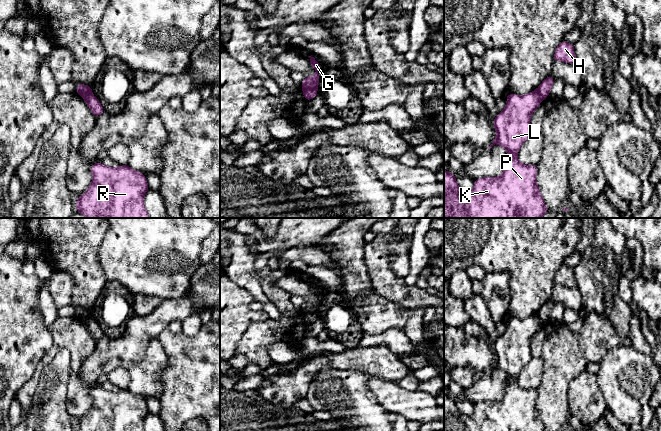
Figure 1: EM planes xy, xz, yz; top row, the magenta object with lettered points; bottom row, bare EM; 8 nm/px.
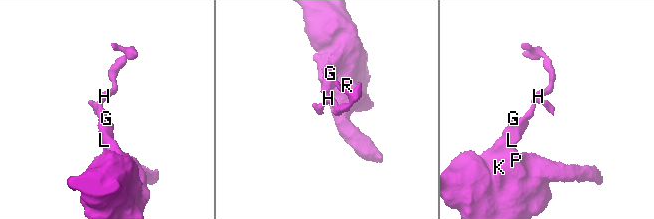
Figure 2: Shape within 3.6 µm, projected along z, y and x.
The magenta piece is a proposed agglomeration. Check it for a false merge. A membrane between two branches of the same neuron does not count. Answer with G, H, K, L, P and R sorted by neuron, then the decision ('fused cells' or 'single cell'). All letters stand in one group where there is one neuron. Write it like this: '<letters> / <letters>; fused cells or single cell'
G K L P R / H; fused cells

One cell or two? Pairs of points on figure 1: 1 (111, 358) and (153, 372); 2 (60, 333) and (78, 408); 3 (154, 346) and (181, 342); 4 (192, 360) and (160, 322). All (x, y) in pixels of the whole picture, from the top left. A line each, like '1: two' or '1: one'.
1: two
2: one
3: two
4: two

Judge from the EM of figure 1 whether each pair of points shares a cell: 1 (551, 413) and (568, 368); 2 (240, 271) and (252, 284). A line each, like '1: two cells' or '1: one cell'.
1: one cell
2: one cell

